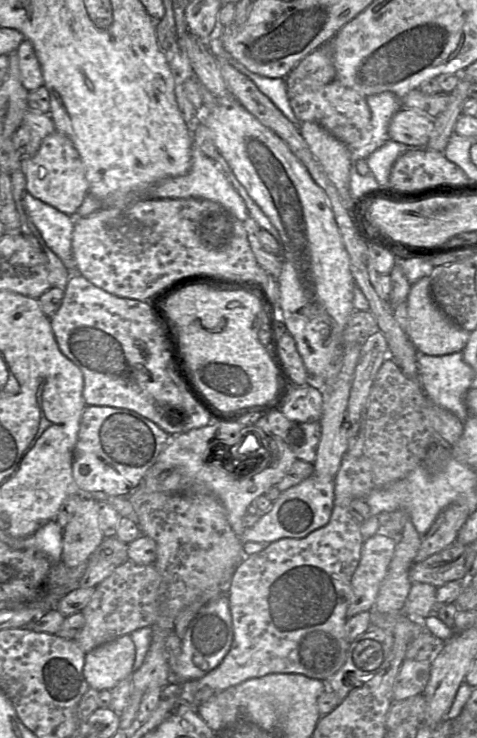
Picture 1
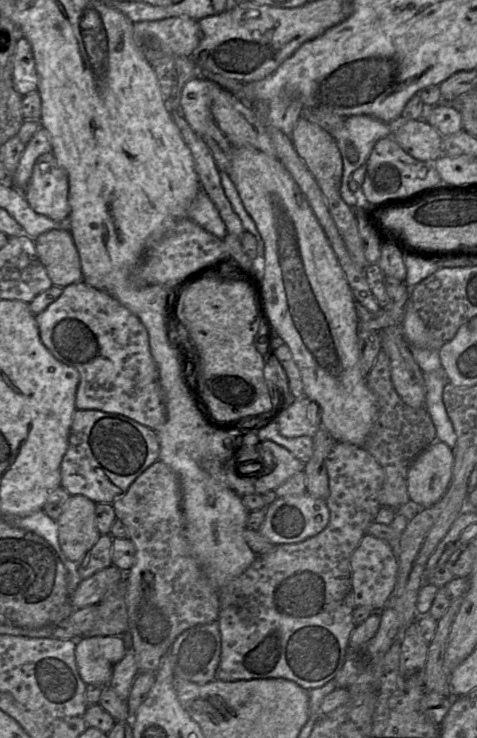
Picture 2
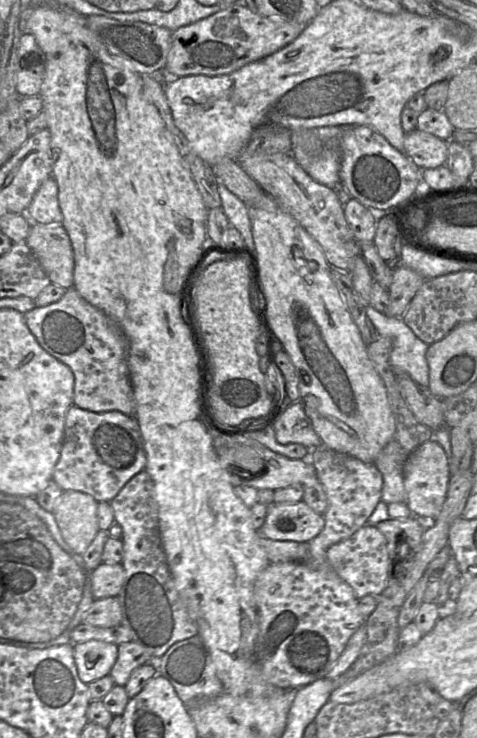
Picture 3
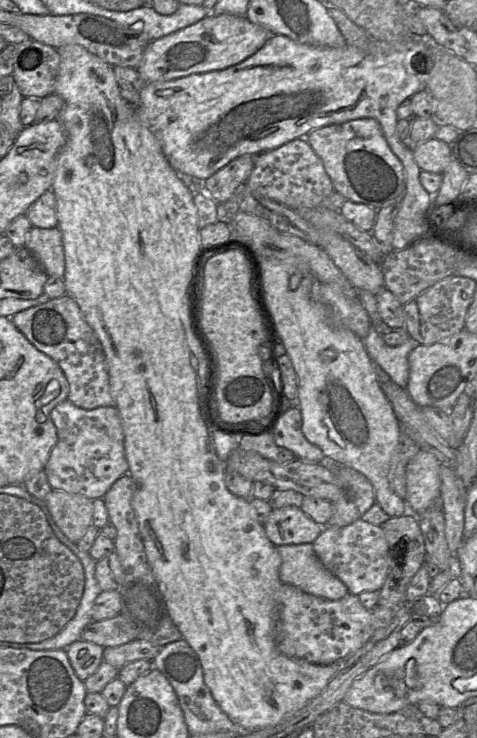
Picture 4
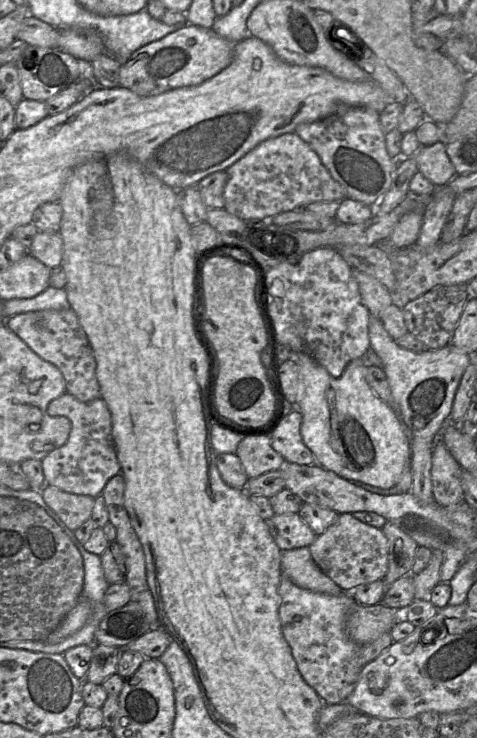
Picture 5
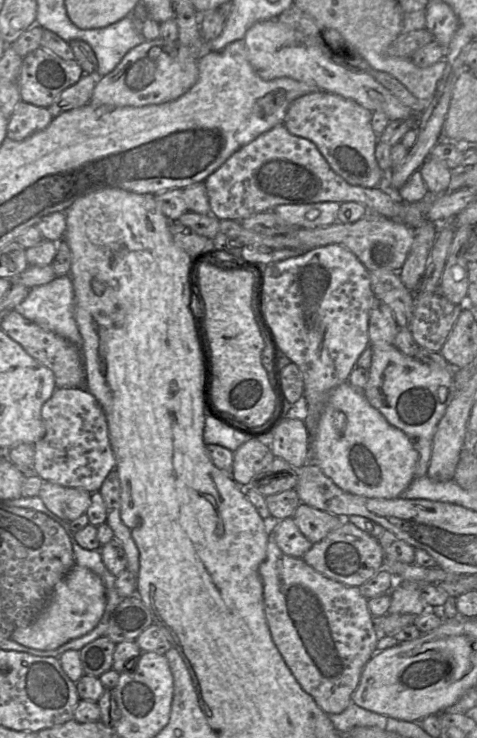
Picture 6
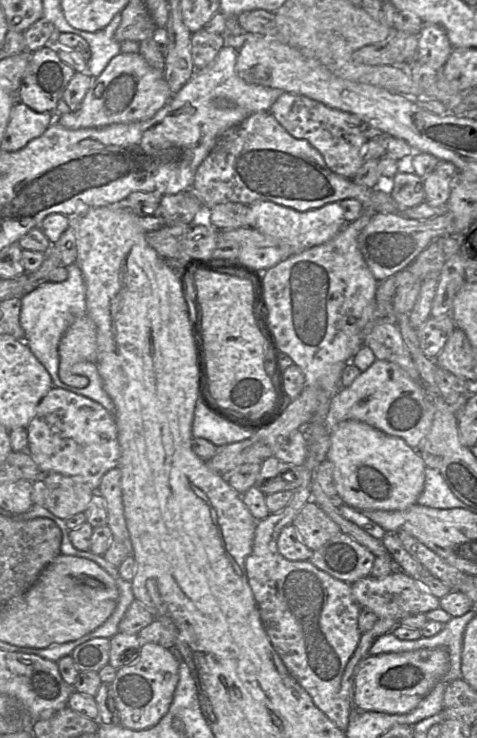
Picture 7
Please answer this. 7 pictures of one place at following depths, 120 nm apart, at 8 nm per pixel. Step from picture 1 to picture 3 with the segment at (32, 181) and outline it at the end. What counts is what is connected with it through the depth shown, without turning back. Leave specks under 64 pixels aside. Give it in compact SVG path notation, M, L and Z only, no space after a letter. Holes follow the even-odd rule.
M53 177L39 187L25 214L40 225L62 225L63 217L58 203L58 185Z

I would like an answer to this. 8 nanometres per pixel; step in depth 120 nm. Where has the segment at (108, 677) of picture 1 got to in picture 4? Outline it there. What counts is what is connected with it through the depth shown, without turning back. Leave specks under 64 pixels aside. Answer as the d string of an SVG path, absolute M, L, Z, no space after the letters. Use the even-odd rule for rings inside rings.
M82 639L70 644L66 652L75 674L82 681L92 675L104 661L104 647Z

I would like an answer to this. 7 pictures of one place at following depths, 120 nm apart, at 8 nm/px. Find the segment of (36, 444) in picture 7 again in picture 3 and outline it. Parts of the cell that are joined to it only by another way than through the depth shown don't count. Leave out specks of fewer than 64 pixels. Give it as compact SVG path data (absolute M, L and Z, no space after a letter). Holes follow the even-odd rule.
M70 406L65 416L64 438L62 442L59 459L54 467L52 480L63 490L80 491L92 496L97 502L110 502L119 493L122 487L137 473L144 470L146 464L146 455L143 448L142 437L137 421L134 417L127 416L119 411L106 411L96 413L89 410L81 409L77 406Z

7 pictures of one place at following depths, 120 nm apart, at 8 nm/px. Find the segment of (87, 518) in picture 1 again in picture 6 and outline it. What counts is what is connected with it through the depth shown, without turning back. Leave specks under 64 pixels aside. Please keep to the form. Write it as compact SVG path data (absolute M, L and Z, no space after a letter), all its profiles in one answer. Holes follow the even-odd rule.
M44 481L39 496L47 509L70 522L86 514L91 505L91 493L82 488L64 487Z

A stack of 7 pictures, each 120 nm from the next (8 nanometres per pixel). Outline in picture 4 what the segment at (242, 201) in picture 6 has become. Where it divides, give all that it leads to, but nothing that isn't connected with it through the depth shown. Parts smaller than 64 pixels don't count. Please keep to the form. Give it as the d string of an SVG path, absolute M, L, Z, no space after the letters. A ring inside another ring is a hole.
M305 138L256 155L253 170L245 184L253 195L269 198L294 210L318 207L335 191L322 161Z

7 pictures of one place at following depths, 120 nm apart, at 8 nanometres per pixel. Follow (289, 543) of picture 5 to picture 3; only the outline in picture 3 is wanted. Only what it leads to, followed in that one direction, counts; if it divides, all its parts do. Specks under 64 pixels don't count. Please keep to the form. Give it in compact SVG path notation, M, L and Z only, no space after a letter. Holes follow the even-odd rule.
M302 500L268 506L260 534L271 540L309 542L323 529L323 514L313 511Z

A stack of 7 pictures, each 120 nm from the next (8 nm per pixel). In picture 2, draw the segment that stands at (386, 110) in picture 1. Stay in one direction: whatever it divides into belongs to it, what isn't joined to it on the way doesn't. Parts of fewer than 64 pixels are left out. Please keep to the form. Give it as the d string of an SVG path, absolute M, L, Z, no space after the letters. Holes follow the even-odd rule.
M368 115L351 116L342 125L338 136L332 135L343 159L341 196L351 207L357 203L357 199L348 185L352 170L354 172L365 164L373 147L380 139L392 137L394 125ZM347 150L349 150L351 162L347 160Z

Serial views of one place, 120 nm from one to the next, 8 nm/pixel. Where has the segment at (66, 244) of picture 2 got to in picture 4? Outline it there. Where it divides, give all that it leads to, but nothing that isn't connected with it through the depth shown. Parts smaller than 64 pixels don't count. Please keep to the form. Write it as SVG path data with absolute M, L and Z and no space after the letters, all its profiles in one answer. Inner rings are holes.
M32 227L28 233L26 248L38 259L48 276L57 276L64 280L65 257L62 234L58 227Z

